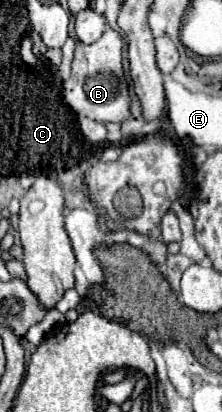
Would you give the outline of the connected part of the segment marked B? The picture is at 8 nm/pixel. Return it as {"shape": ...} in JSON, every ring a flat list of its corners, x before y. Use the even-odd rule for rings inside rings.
{"shape":[[106,29,92,45,84,45,82,41,76,45,72,75,62,84,64,102,76,115,90,117,100,123,124,123,130,119,130,93,128,83,124,83,122,43,124,41,118,31]]}

